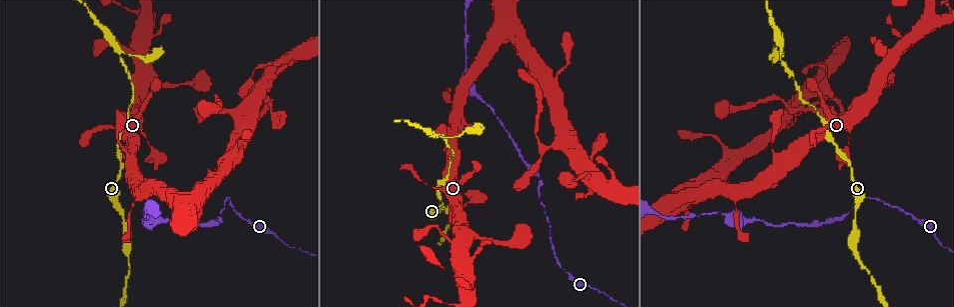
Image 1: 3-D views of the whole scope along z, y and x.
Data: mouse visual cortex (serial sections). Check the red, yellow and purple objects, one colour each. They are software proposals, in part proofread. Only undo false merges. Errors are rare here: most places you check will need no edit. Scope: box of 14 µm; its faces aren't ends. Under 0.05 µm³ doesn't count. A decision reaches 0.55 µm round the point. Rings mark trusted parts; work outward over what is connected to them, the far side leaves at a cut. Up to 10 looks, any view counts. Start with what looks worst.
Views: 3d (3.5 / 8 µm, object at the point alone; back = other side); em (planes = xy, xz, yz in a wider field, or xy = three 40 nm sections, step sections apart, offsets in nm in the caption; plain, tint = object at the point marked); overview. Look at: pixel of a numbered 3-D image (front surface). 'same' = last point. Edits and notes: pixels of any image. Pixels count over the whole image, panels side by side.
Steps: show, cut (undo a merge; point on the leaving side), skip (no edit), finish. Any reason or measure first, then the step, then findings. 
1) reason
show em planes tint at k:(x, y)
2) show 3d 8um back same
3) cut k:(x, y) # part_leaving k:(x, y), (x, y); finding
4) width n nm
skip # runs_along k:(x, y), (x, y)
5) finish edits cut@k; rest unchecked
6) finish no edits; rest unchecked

show 3d 3.5um back at 1:(440, 135)

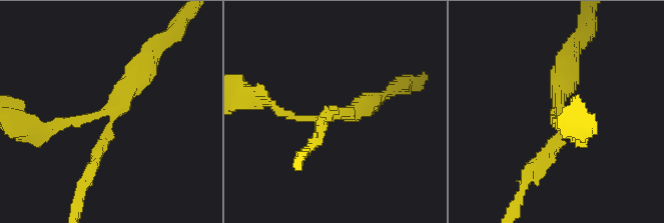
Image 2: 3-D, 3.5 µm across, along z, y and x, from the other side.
arms 3; arm_widths 150, 200, 350 nm
show em xy step 2 tint at 2:(339, 115)

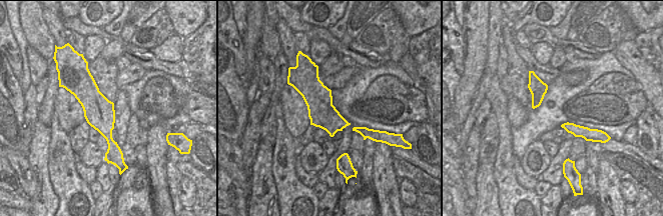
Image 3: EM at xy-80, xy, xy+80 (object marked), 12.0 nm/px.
skip # runs_along 3:(86, 74), (86, 92), (110, 141), (108, 155); all the same cell

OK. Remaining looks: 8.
thick turns thin
show 3d 3.5um at 1:(465, 65)

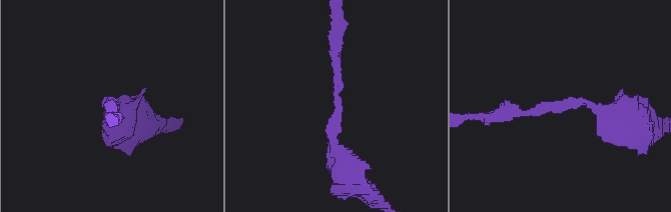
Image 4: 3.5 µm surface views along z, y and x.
arm_widths 150, 200 nm; need the tissue
show em xy step 1 tint at 4:(334, 99)

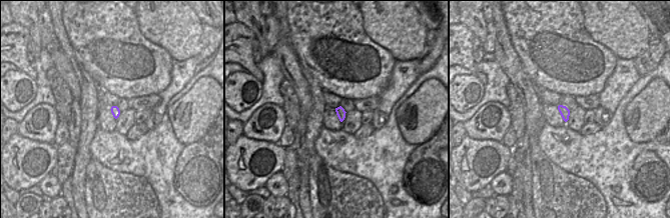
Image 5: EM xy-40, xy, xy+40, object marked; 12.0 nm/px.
skip # one cell here

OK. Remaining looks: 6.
show 3d 8um at 1:(786, 158)

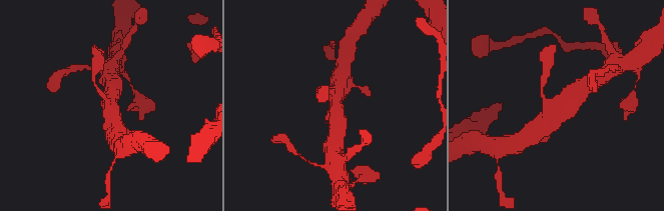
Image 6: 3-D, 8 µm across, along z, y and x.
arms 3; arm_widths 200, 500, 600 nm; now the EM
show em xy step 2 tint at 6:(115, 106)

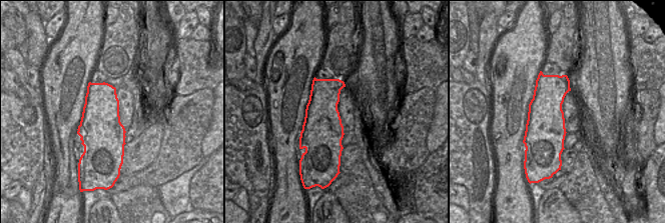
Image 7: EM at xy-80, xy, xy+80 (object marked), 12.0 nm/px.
skip # runs_along 6:(583, 86), (575, 91), (542, 128); all the same cell

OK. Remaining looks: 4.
sharp bend
show 3d 8um at 1:(513, 31)

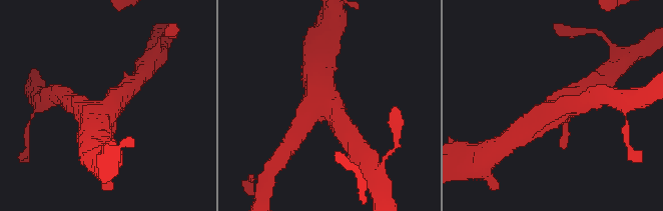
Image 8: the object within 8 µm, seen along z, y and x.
show 3d 3.5um at 8:(329, 107)

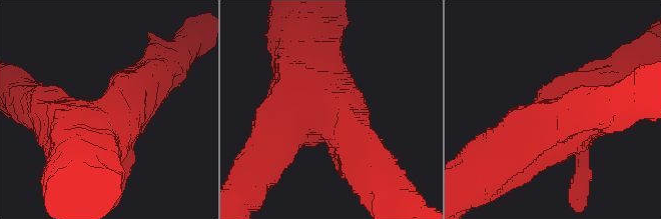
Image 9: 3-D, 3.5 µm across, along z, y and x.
skip # runs_along 9:(262, 159), (302, 111), (327, 113), (352, 144); all the same cell

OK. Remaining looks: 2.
finish no edits; rest unchecked

